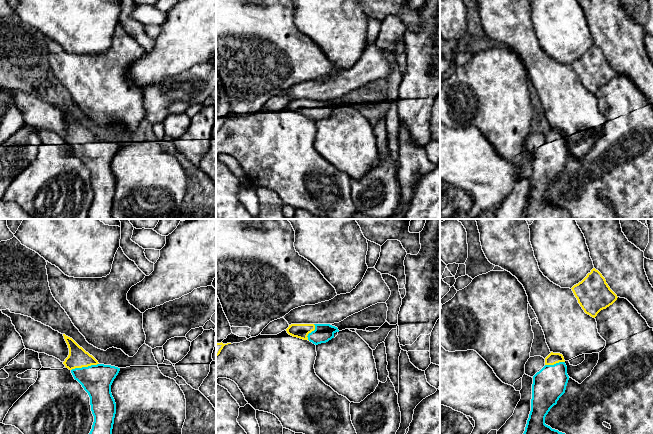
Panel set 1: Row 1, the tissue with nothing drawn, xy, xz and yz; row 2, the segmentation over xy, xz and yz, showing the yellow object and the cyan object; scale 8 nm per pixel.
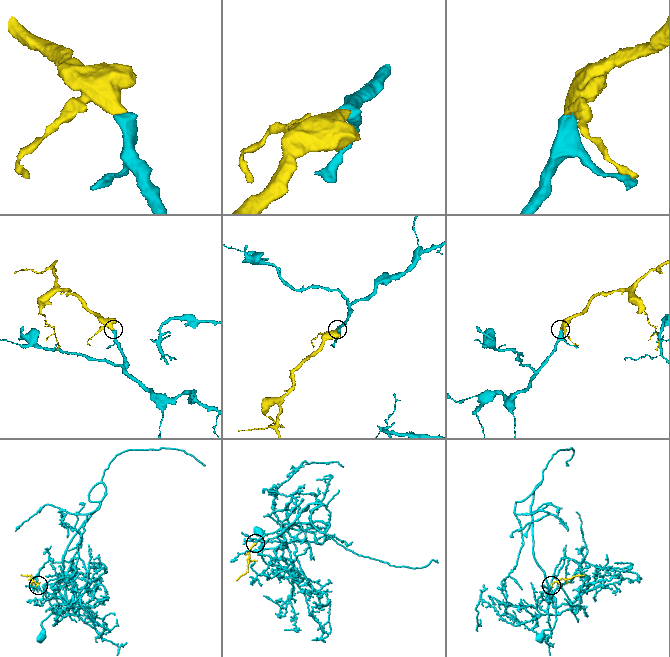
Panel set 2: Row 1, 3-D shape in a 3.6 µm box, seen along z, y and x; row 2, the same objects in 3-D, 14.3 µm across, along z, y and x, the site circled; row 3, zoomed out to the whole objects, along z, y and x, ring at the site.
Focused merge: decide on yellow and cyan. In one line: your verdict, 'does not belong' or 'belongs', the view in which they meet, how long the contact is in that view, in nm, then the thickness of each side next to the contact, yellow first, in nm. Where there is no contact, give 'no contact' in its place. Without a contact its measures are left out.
belongs; meets yellow in xy; contact 240 nm long; 160 nm thick on the yellow side, 240 nm on the other

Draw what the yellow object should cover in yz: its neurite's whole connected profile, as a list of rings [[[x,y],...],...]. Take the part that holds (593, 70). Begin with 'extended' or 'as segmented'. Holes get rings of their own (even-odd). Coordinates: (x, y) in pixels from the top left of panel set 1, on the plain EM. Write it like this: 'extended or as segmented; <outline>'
as segmented; [[[595,44],[571,65],[584,88],[593,94],[601,86],[612,81],[618,74],[602,50]]]

